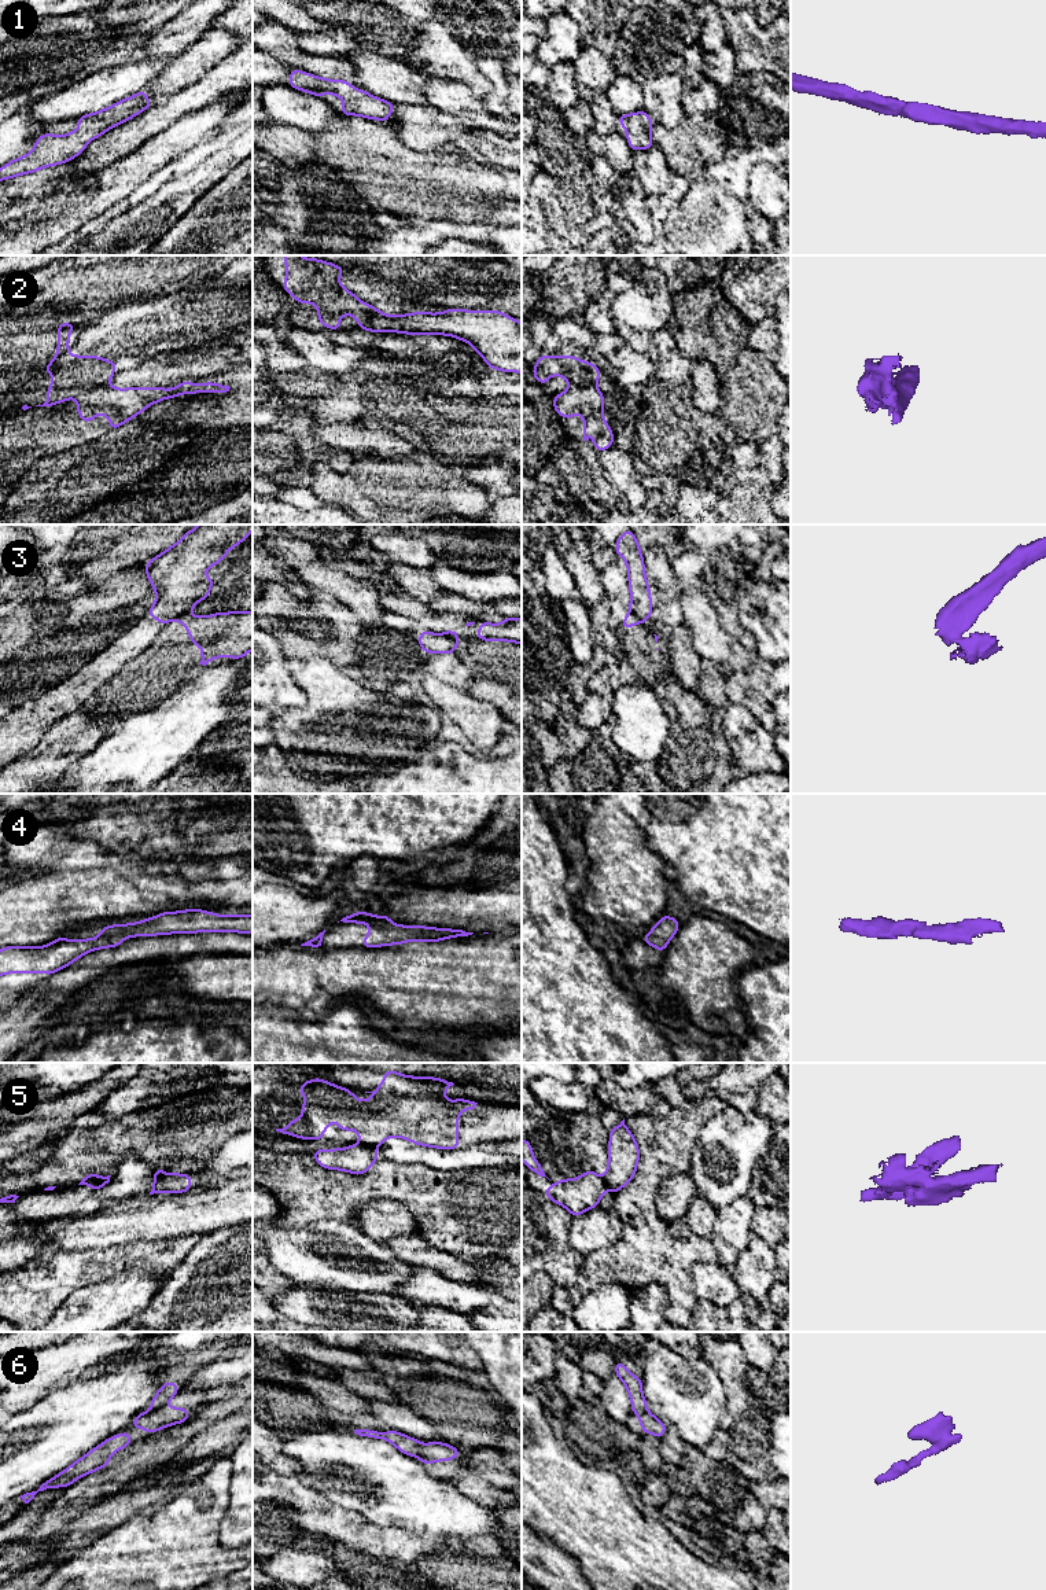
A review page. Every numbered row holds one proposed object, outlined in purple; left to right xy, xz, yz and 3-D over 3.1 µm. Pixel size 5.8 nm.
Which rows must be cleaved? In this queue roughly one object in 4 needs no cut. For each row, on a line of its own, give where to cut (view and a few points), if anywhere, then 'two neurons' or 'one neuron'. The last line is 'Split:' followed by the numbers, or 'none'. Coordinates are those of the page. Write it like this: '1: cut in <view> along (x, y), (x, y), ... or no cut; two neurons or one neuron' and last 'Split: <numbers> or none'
1: no cut; one neuron
2: cut in xy along (106, 383), (83, 390), (77, 397); two neurons
3: cut in yz along (630, 610), (643, 622); two neurons
4: no cut; one neuron
5: cut in xz along (361, 1143), (375, 1148); two neurons
6: cut in xz along (423, 1447), (416, 1456); two neurons
Split: 2, 3, 5, 6

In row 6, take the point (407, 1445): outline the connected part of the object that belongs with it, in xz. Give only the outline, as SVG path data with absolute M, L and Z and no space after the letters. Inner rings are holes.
M356 1429L354 1433L372 1439L386 1439L387 1442L393 1443L401 1453L412 1457L417 1457L423 1449L423 1443L410 1436L402 1435L398 1431L379 1432L372 1429Z

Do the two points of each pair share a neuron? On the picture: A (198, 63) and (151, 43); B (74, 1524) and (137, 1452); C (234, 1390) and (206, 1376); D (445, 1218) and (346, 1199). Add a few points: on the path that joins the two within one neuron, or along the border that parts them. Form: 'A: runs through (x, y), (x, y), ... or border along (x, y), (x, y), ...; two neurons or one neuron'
A: border along (203, 35), (175, 56); two neurons
B: border along (118, 1493), (83, 1509), (66, 1526); two neurons
C: border along (238, 1381), (228, 1387); two neurons
D: runs through (420, 1193), (415, 1188), (371, 1188); one neuron

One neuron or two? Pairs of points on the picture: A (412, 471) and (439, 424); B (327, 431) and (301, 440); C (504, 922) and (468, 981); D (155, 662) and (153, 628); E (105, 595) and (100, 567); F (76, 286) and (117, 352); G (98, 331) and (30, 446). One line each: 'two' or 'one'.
A: two
B: two
C: two
D: two
E: two
F: two
G: two

